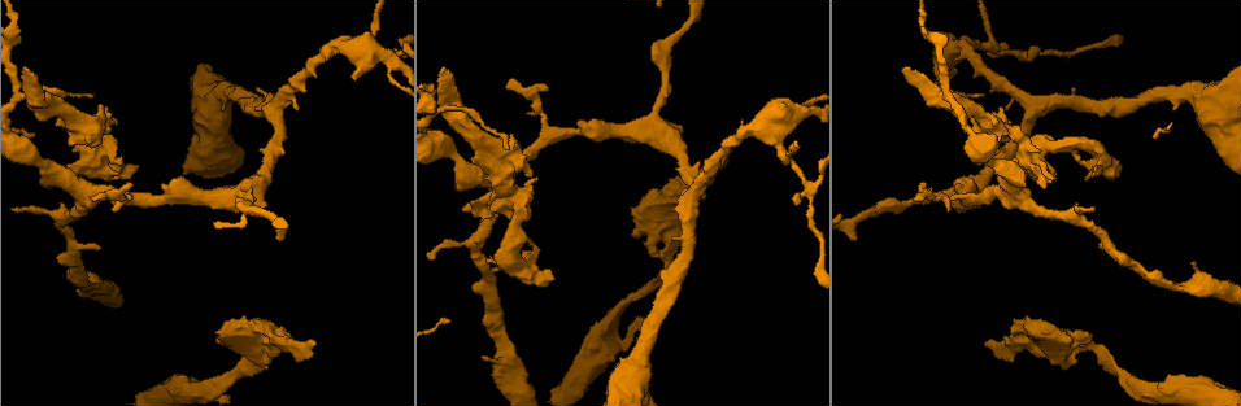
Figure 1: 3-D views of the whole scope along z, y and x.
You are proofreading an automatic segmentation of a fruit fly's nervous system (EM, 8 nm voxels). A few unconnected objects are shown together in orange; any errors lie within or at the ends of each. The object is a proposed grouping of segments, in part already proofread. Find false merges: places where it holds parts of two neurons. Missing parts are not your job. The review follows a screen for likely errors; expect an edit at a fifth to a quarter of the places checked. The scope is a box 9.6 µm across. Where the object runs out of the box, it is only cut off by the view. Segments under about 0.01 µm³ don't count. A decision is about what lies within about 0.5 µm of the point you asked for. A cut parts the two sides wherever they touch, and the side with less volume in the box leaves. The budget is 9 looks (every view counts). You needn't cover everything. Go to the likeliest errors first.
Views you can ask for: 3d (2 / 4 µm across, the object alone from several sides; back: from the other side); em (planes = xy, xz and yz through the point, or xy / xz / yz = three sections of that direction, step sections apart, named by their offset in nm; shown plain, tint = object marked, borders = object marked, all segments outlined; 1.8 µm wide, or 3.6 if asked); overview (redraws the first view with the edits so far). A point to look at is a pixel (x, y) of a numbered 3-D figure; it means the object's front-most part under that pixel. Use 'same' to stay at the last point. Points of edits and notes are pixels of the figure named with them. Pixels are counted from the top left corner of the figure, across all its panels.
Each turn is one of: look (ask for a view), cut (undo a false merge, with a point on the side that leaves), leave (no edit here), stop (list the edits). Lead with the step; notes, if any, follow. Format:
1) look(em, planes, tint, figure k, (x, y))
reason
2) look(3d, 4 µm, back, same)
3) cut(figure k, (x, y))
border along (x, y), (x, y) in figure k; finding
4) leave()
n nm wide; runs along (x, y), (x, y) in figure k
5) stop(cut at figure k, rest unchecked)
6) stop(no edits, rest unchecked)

look(em, planes, tint, figure 1, (438, 113))
thick turns thin

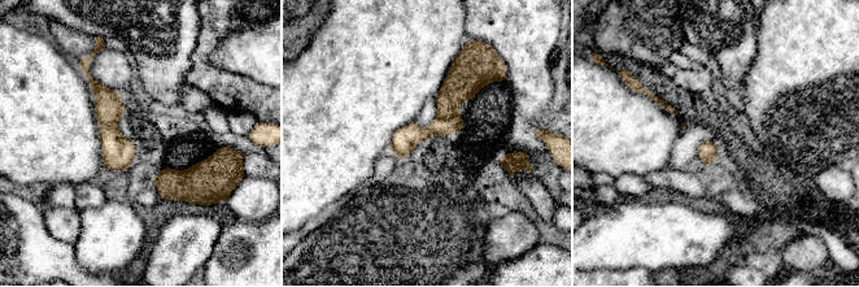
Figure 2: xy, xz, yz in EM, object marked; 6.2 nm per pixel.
cut(figure 2, (462, 82))
130 nm wide; border along (457, 113), (445, 118), (437, 117) in figure 2; a second neuron is stuck on

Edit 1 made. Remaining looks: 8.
look(em, planes, tint, figure 1, (659, 231))
sudden change in width

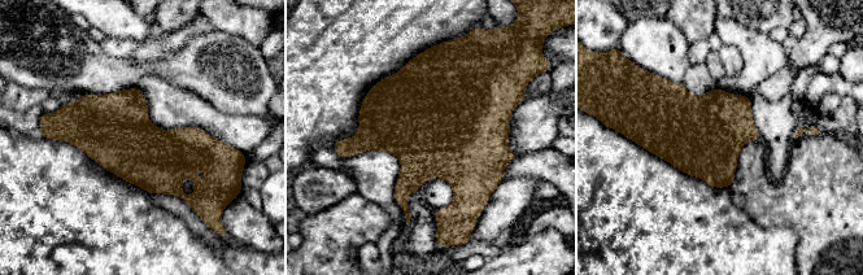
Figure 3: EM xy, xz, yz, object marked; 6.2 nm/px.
leave()
all the same neuron

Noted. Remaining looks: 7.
look(em, planes, tint, figure 1, (198, 391))
sudden change in width

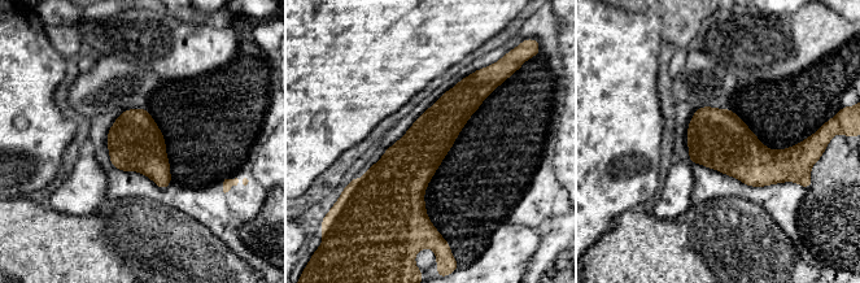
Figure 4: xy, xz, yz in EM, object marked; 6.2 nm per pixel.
leave()
300 nm wide; runs along (475, 77), (415, 157), (424, 218) in figure 4; continuous, no second neuron

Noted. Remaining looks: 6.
stop(cut at figure 2, rest unchecked)

